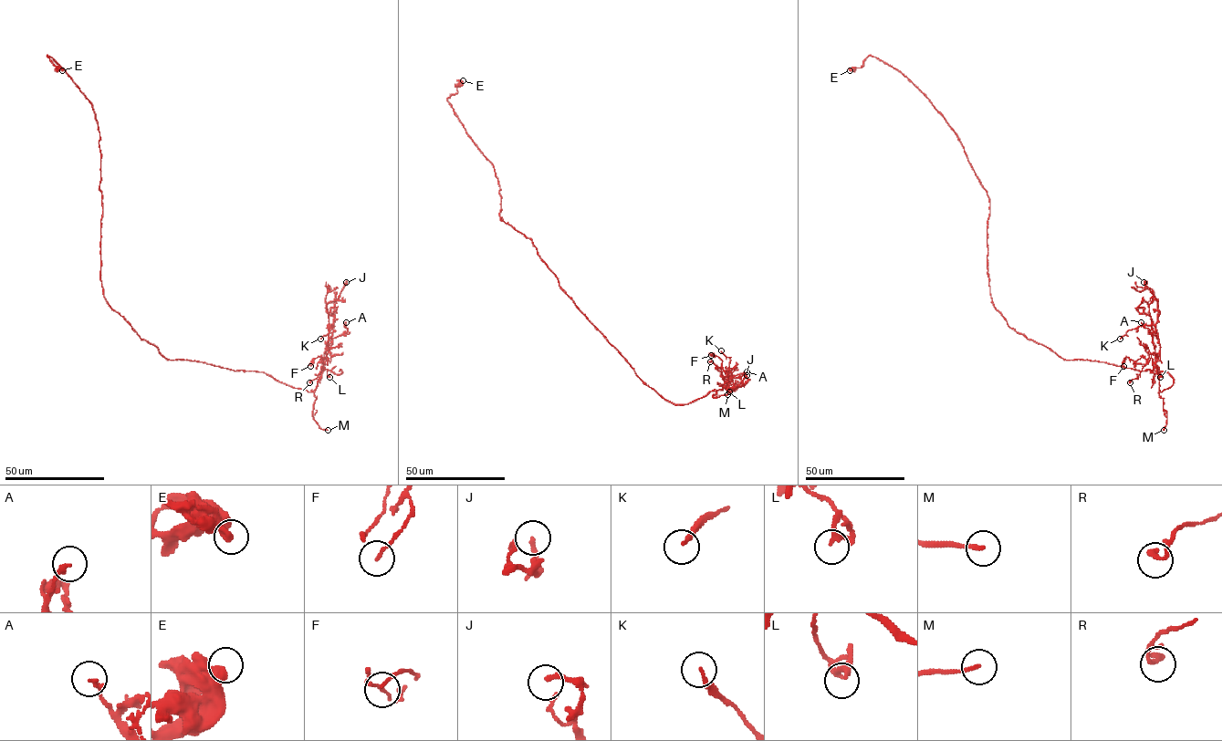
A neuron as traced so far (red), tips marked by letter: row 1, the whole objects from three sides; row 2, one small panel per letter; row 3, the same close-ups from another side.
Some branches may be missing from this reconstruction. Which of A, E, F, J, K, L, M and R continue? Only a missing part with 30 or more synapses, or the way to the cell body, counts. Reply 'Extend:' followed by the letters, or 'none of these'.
Extend: M

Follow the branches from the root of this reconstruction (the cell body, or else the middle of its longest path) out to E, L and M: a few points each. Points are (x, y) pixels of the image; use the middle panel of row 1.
E: (537, 251), (530, 239), (500, 220), (500, 187), (494, 167), (446, 100), (463, 80)
L: (537, 251), (576, 307), (635, 374), (665, 400), (675, 404), (684, 404), (710, 391), (725, 387), (729, 391)
M: (537, 251), (576, 307), (635, 374), (663, 398), (684, 404), (715, 390), (713, 398), (727, 394)

